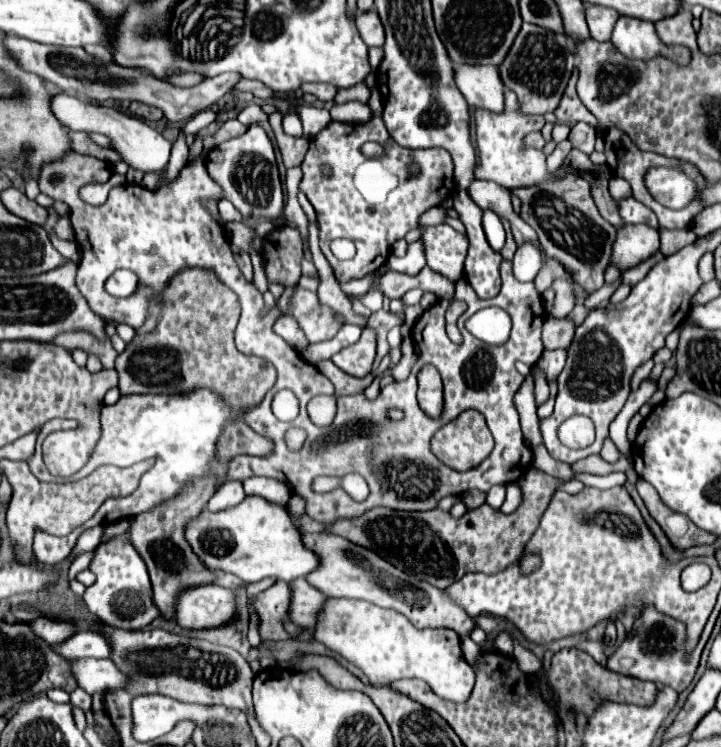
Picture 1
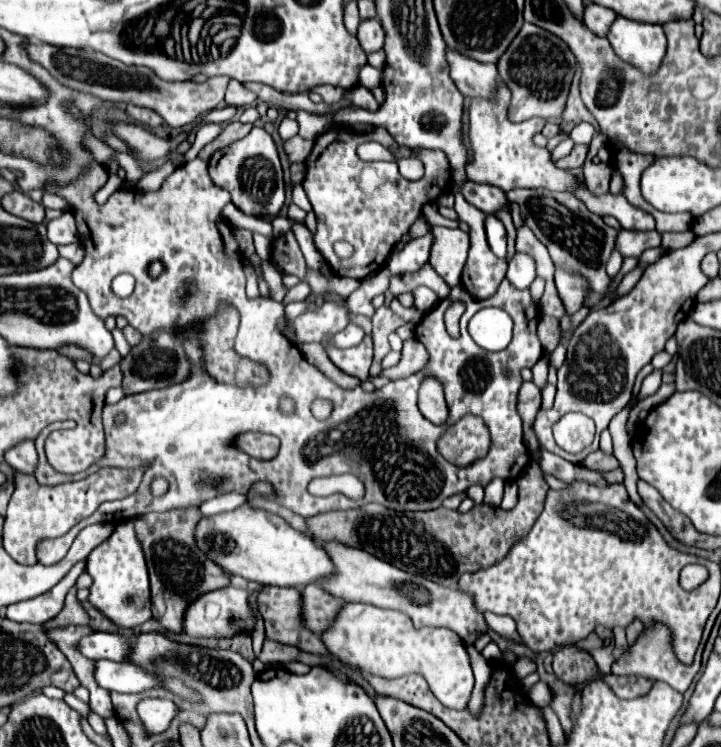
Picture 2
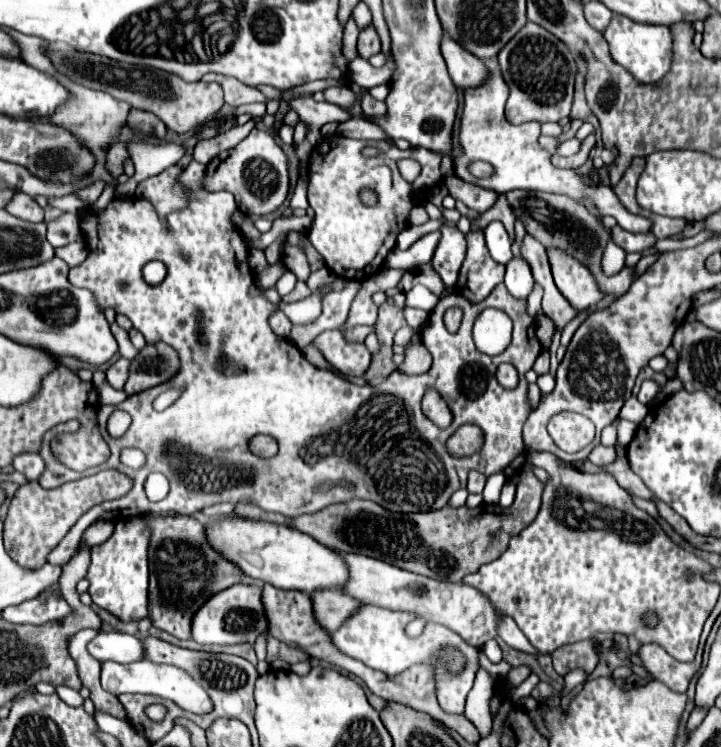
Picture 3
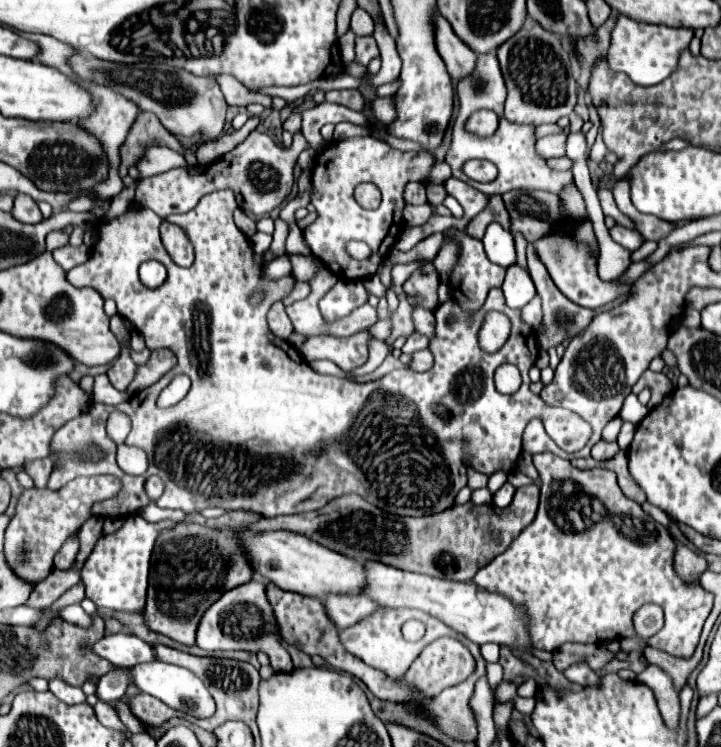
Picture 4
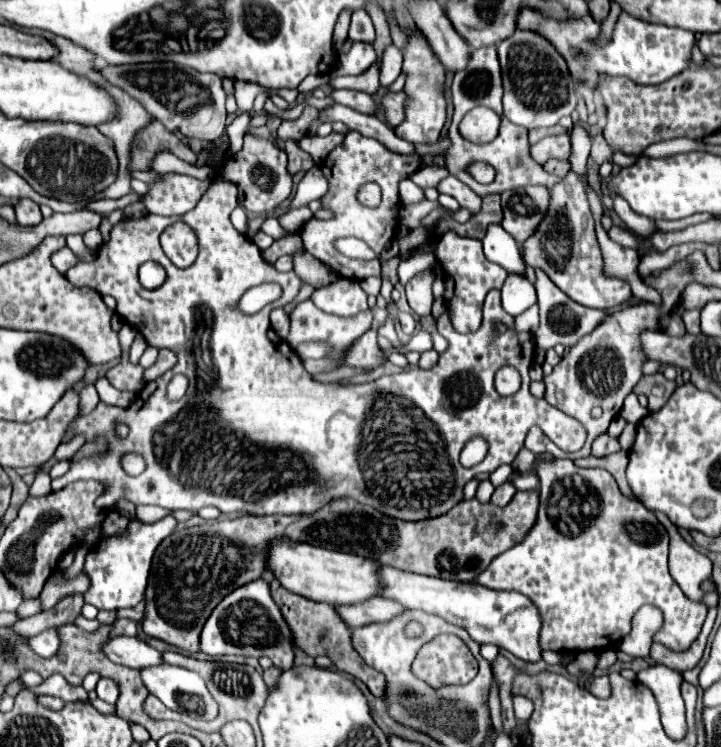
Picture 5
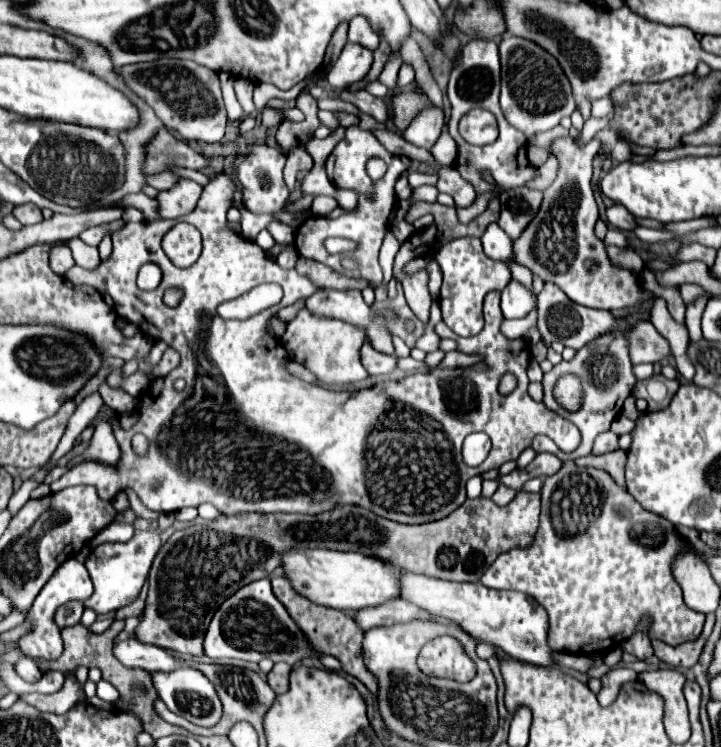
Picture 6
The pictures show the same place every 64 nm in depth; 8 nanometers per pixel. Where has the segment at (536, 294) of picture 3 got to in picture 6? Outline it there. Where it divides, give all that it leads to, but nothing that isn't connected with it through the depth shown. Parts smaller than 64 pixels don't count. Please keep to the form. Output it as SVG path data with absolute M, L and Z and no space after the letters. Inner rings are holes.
M532 310L528 316L524 316L520 320L504 320L502 322L502 332L508 338L522 338L534 324L536 324L536 312Z

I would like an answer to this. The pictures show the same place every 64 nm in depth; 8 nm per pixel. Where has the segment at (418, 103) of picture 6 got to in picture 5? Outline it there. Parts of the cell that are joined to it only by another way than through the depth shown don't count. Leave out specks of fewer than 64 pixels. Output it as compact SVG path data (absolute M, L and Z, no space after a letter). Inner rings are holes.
M388 92L382 96L382 108L384 108L384 116L386 116L386 122L390 126L394 124L400 124L400 120L404 120L404 92Z

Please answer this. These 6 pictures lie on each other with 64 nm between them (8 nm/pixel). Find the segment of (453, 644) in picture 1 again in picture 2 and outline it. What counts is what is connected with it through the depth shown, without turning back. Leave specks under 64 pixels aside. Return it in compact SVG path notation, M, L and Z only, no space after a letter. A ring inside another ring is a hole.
M346 602L344 608L340 608L336 620L332 622L332 626L328 630L324 630L320 634L324 646L342 662L360 668L362 672L368 672L373 675L382 676L386 679L395 679L401 677L408 672L420 672L424 674L424 678L428 678L430 688L434 688L434 696L448 708L466 708L472 688L474 688L474 674L470 668L470 660L468 660L468 652L460 640L460 636L456 636L452 630L448 628L420 628L416 630L412 626L412 620L408 616L404 616L402 612L396 610L384 610L372 604L360 604L360 602Z

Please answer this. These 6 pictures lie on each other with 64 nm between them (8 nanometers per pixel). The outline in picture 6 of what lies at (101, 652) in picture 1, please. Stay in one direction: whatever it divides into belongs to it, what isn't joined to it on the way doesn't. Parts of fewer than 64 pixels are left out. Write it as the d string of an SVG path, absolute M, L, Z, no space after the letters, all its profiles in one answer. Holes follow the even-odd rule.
M136 638L116 642L112 648L112 654L128 668L142 668L148 672L154 672L154 670L170 672L172 668L180 668L180 664L174 660L172 654L168 654L158 646L144 644Z

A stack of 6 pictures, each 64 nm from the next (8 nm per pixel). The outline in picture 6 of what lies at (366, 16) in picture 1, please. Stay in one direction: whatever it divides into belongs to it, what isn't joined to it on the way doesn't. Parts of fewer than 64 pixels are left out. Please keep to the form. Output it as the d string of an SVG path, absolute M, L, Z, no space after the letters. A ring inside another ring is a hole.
M348 42L328 72L330 86L342 90L342 88L348 88L350 84L360 82L368 74L372 60L374 58L372 58L372 52L368 52L368 48Z

